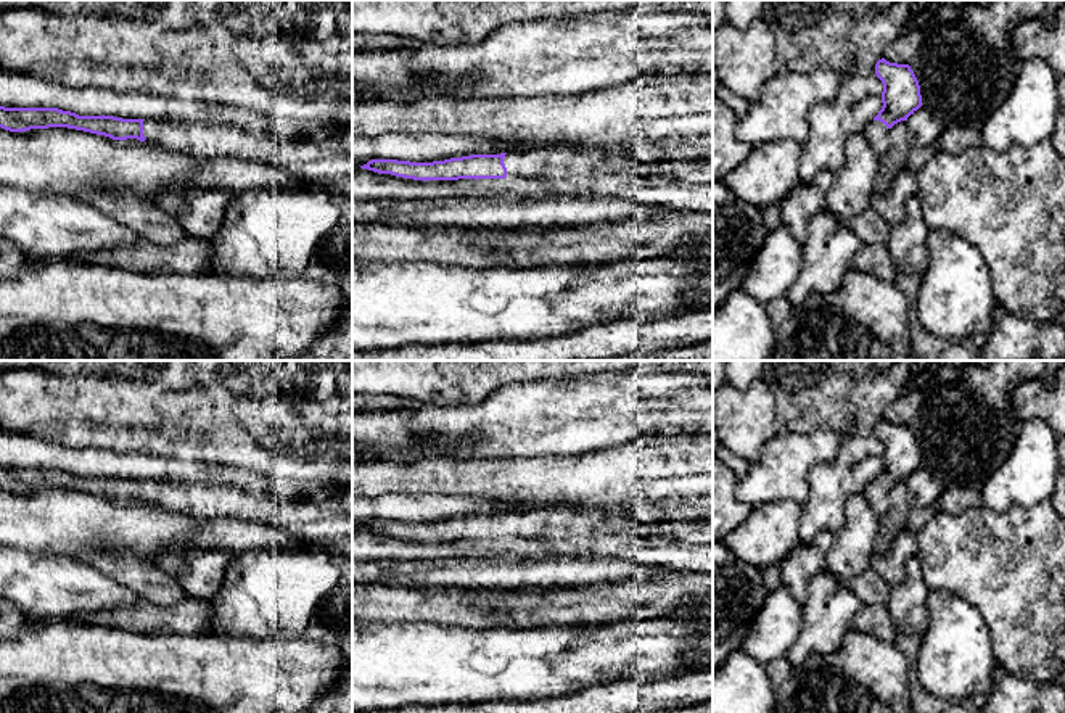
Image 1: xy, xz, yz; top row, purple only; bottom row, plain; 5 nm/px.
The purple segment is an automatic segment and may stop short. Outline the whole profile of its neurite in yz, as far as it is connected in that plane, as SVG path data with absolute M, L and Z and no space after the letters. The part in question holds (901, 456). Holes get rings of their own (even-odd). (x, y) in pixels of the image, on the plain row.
M885 418L875 425L875 435L883 444L882 470L862 491L874 512L882 517L890 509L890 489L907 481L922 467L919 441L909 425L890 423Z

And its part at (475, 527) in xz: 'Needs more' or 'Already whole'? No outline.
Needs more

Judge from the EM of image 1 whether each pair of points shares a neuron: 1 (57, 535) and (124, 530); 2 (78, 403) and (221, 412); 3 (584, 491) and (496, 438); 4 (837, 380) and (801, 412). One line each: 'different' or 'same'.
1: same
2: same
3: different
4: same

